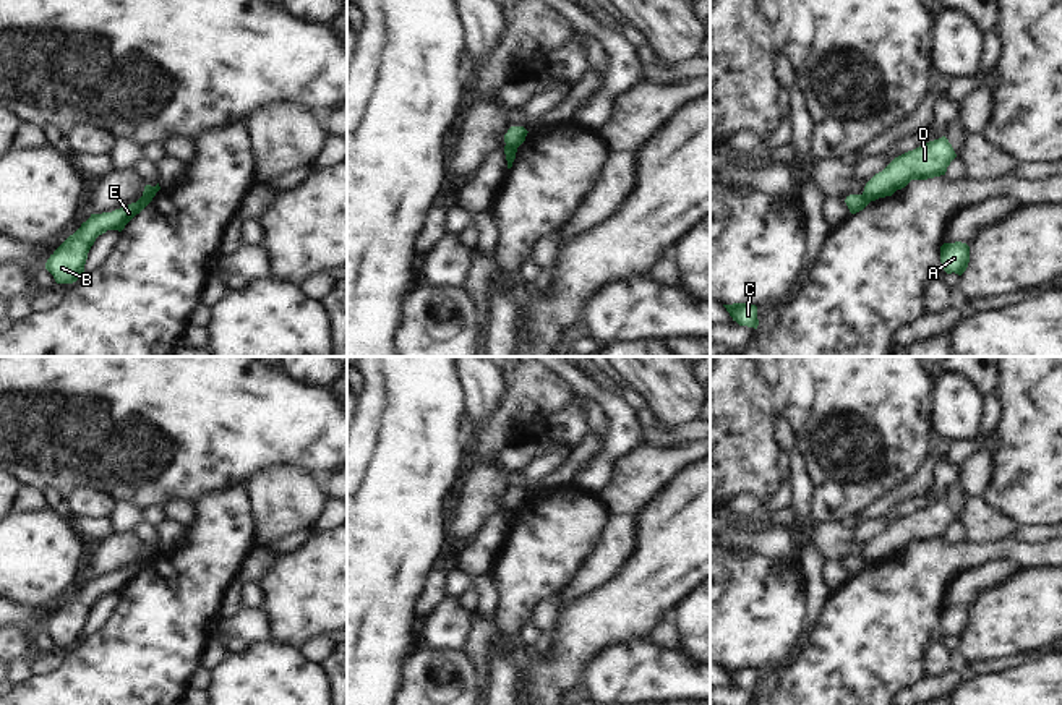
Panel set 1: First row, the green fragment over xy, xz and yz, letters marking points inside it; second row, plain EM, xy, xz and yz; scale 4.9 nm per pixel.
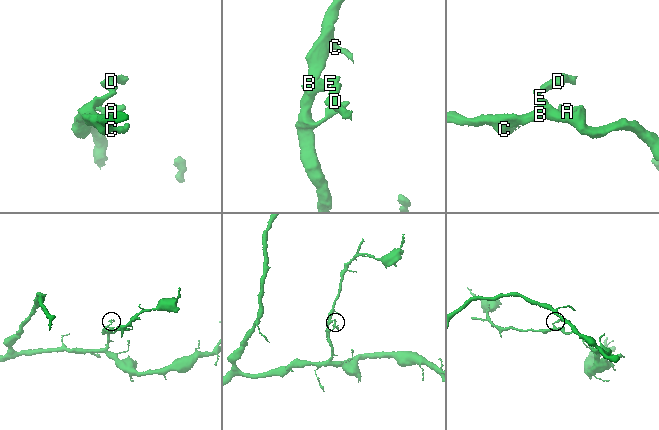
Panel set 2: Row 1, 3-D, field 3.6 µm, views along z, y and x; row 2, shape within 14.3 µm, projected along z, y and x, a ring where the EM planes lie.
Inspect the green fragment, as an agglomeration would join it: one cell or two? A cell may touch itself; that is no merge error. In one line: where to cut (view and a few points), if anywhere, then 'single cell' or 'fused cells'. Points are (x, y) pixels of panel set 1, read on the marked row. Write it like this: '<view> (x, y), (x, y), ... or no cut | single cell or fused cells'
xz (516, 148), (505, 149) | fused cells

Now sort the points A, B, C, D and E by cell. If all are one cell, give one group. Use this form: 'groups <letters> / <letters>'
groups A B C E / D

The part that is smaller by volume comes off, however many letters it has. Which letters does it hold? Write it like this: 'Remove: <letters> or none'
Remove: D

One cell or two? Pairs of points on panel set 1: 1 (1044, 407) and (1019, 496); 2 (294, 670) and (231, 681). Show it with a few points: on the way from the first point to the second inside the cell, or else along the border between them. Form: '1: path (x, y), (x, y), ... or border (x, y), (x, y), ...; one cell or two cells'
1: path (1044, 430), (1044, 470), (1041, 474); one cell
2: path (278, 681), (247, 681); one cell

